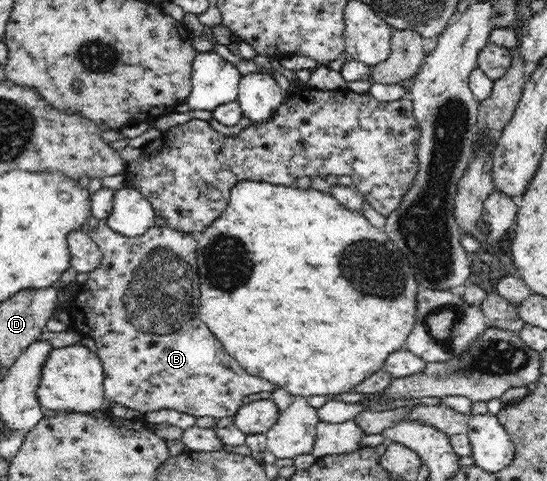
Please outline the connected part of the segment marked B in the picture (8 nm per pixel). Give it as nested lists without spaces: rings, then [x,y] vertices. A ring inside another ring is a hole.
[[[101,223],[88,232],[88,236],[99,246],[103,254],[102,262],[92,272],[88,273],[88,279],[83,282],[75,293],[71,304],[68,306],[70,328],[84,337],[92,338],[97,346],[97,355],[101,358],[105,379],[104,402],[106,406],[112,402],[122,406],[139,410],[141,417],[147,412],[169,408],[178,412],[185,412],[190,416],[210,416],[210,418],[228,418],[234,416],[243,405],[242,400],[254,392],[272,392],[278,388],[273,382],[266,381],[259,376],[252,375],[240,366],[234,357],[225,352],[224,345],[213,335],[202,322],[199,313],[199,266],[197,264],[197,241],[191,233],[176,230],[170,226],[154,226],[144,234],[129,237],[112,230],[108,225]]]

